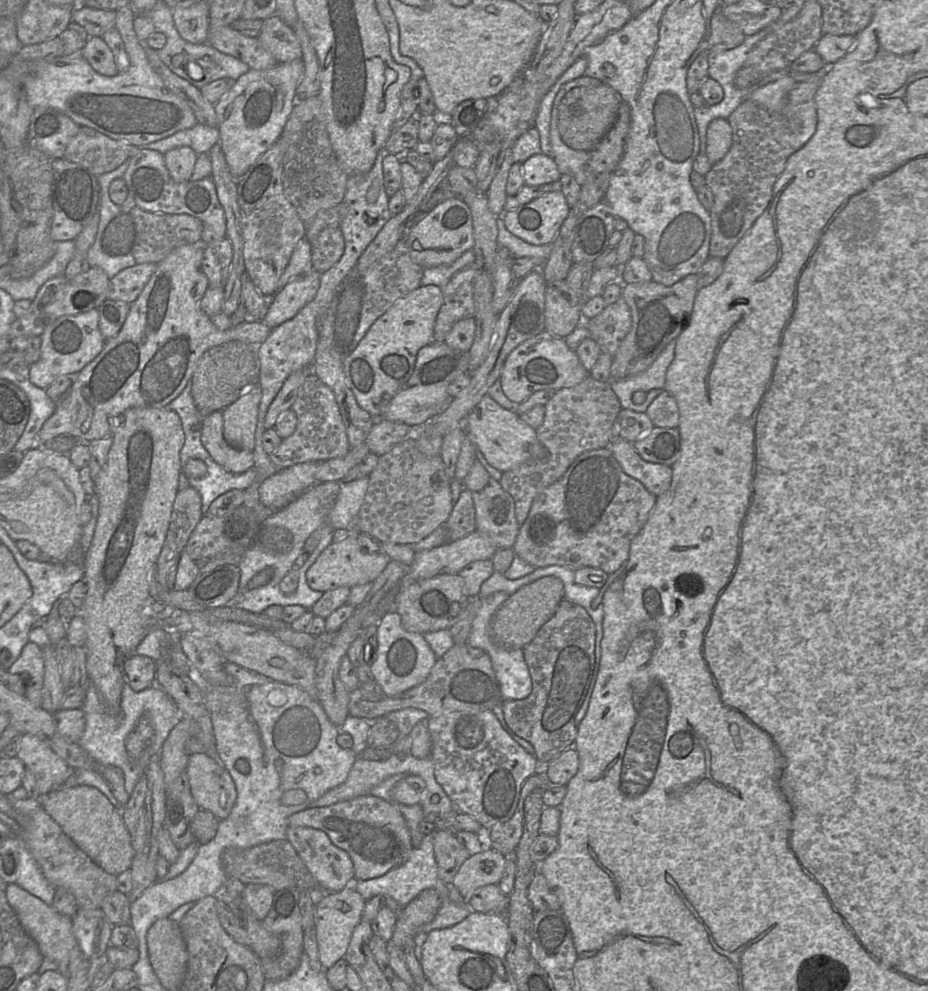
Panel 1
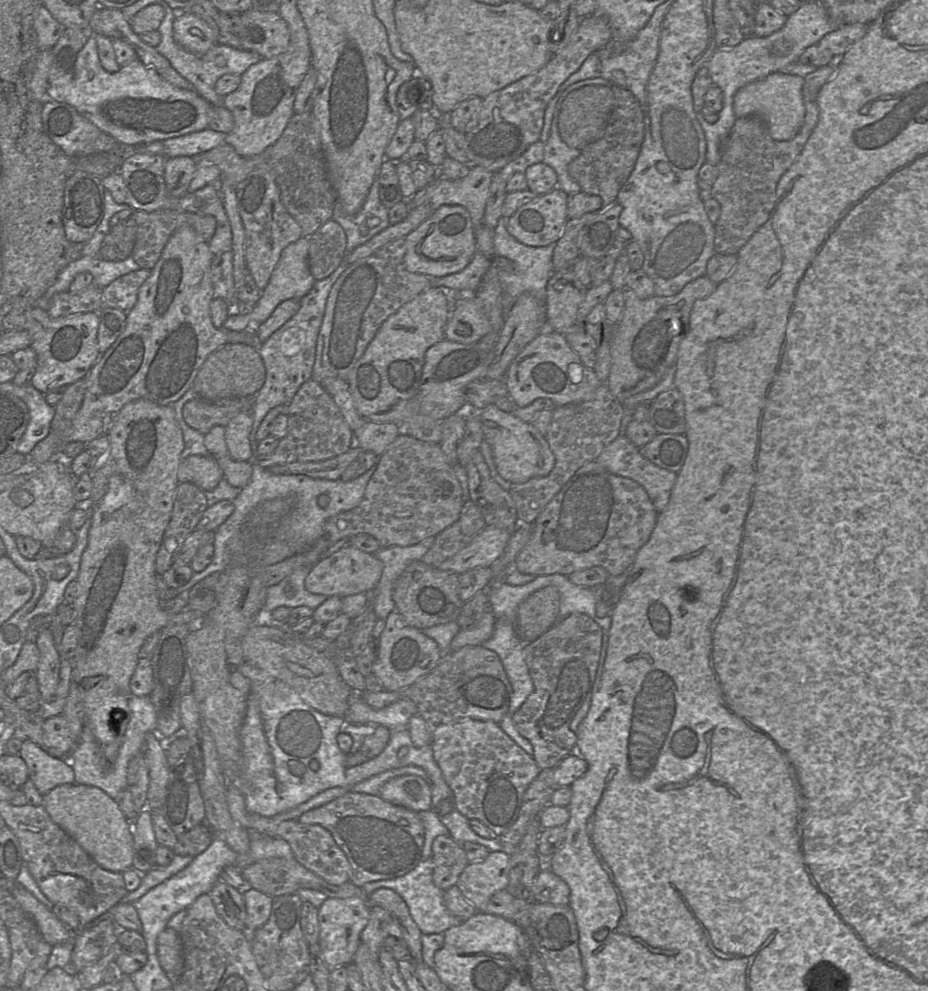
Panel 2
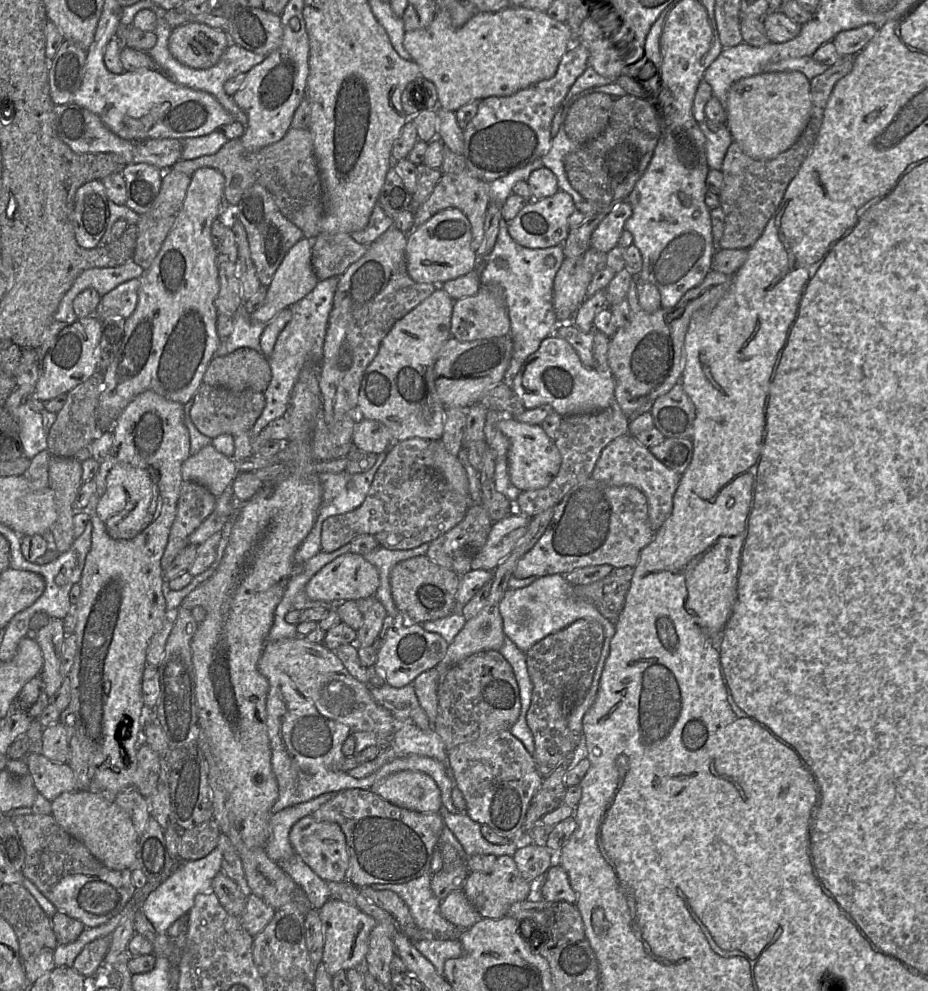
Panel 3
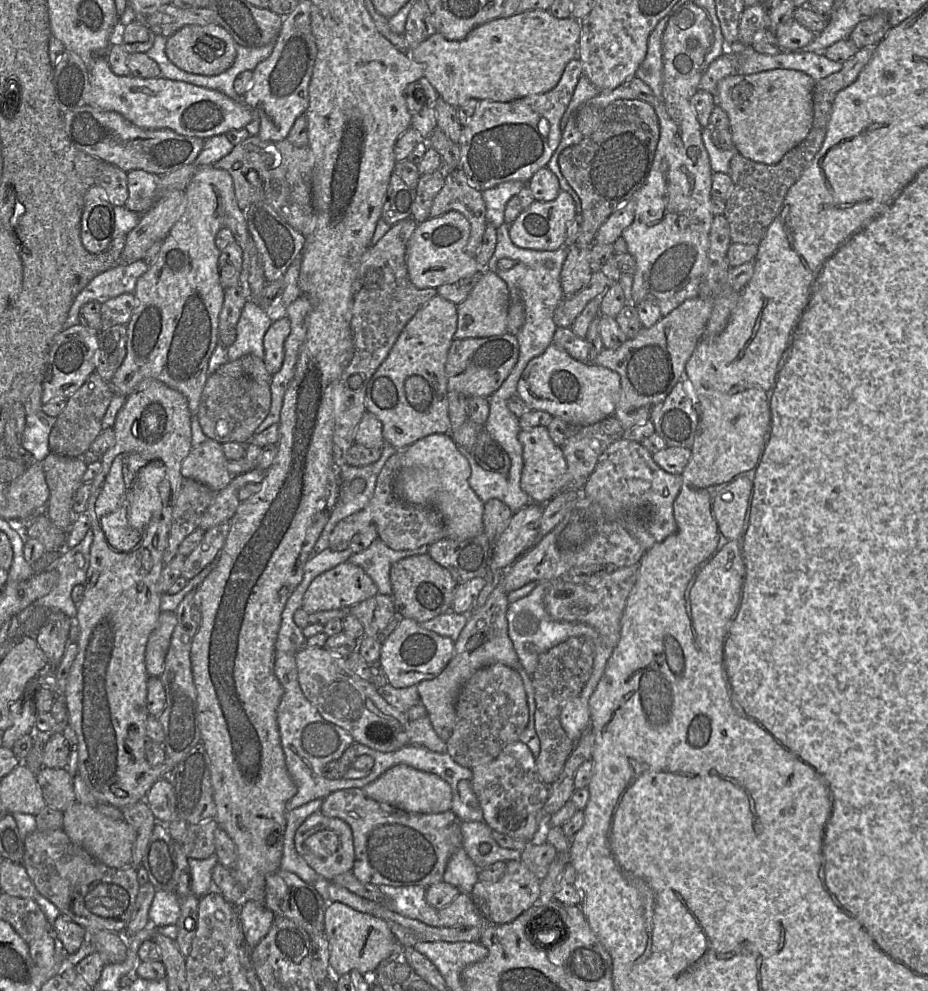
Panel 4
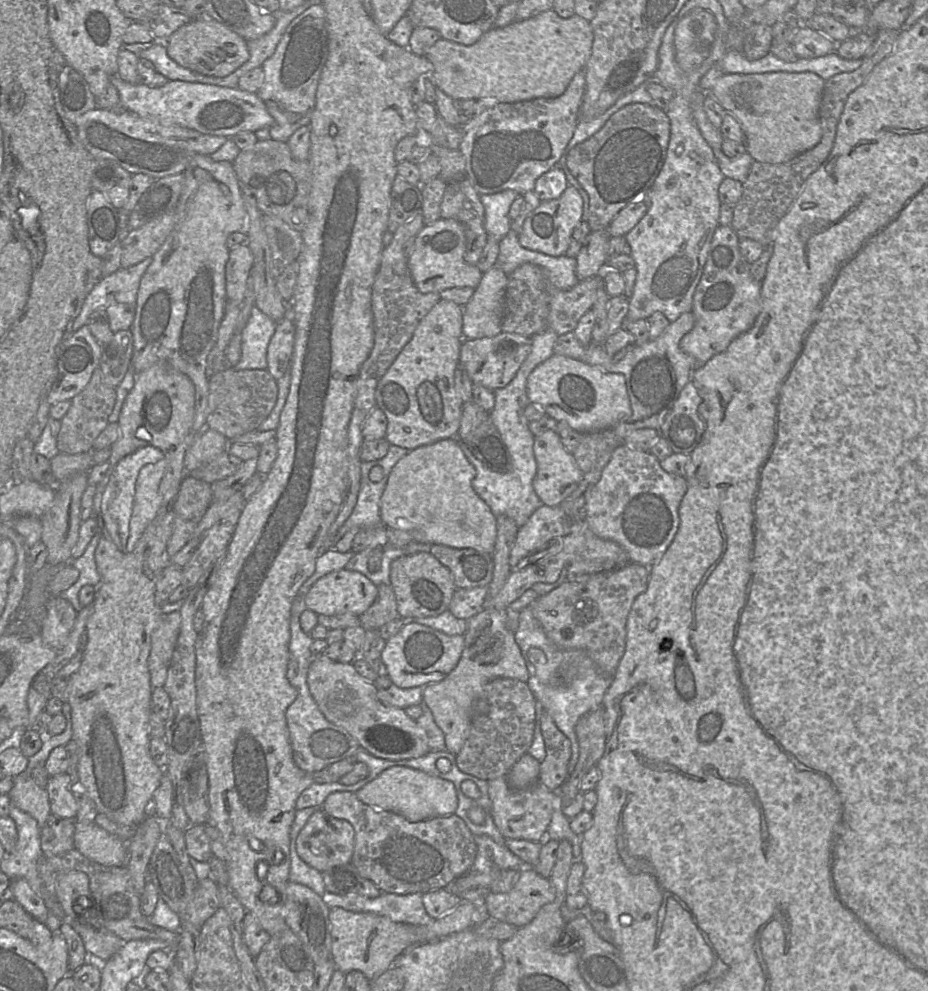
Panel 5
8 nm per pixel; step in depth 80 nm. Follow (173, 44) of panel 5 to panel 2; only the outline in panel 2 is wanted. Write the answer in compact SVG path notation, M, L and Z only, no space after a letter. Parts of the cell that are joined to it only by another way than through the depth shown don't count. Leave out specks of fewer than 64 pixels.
M178 12L173 21L173 40L186 51L200 57L218 42L214 31L190 12Z

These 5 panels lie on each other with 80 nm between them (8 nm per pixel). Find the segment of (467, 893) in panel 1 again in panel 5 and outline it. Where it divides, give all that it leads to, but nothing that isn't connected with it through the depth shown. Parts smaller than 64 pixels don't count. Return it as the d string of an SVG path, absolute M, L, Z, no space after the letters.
M521 864L518 871L519 878L513 888L505 893L489 891L485 896L485 905L489 917L520 928L530 923L544 905L554 901L555 892L548 878L540 876L528 864Z

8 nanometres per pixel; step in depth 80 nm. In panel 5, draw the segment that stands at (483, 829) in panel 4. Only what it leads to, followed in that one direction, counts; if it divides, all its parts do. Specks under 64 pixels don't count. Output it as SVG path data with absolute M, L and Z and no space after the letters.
M474 835L473 838L477 845L477 854L470 871L489 873L490 871L520 869L521 859L506 846L497 844L487 835Z

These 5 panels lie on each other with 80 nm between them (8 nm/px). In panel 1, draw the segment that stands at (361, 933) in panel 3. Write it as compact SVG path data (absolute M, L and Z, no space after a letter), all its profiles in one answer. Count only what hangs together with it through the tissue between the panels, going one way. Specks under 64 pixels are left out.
M352 887L328 893L316 906L315 935L318 945L319 961L325 970L331 968L339 959L344 958L352 932L362 919L366 901Z

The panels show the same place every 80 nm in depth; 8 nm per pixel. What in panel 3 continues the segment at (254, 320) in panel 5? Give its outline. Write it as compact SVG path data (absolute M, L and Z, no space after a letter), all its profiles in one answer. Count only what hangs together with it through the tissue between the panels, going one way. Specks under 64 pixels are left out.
M241 308L233 317L233 332L220 345L221 354L231 353L242 347L261 352L260 337L266 324L251 320L249 313Z

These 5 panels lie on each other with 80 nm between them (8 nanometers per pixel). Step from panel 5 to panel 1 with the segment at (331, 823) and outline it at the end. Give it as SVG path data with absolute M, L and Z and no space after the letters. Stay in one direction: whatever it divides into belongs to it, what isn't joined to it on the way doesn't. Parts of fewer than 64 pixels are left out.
M288 826L286 839L292 844L308 871L323 890L329 893L338 892L351 886L355 881L354 867L350 856L346 851L335 846L322 830L311 827Z

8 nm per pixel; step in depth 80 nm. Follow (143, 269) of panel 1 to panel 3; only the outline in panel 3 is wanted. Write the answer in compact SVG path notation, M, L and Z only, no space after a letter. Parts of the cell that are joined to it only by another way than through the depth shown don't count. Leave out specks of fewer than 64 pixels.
M134 278L101 296L97 308L97 316L100 320L111 316L129 318L137 306L140 285L140 278Z

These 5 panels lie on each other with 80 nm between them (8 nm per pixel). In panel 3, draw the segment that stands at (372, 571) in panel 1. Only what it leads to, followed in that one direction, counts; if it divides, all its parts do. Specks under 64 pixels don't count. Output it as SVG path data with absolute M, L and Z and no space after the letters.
M347 552L322 567L307 583L305 592L312 600L337 605L346 600L373 597L380 584L378 570L363 555Z

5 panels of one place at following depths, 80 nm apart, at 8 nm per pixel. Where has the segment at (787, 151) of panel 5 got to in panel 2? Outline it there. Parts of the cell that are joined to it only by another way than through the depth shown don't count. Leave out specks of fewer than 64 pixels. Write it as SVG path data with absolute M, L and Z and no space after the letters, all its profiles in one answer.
M775 72L740 88L733 99L737 118L756 115L767 125L770 136L776 141L793 139L803 126L805 104L802 95L805 79L801 76Z

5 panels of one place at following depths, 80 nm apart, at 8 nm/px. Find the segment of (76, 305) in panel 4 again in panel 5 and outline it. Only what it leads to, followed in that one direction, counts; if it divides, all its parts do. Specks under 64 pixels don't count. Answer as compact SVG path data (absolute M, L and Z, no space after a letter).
M152 257L129 268L120 268L109 276L102 277L85 299L81 312L73 322L72 330L87 325L89 315L97 309L123 303L136 305L140 280L152 262Z

